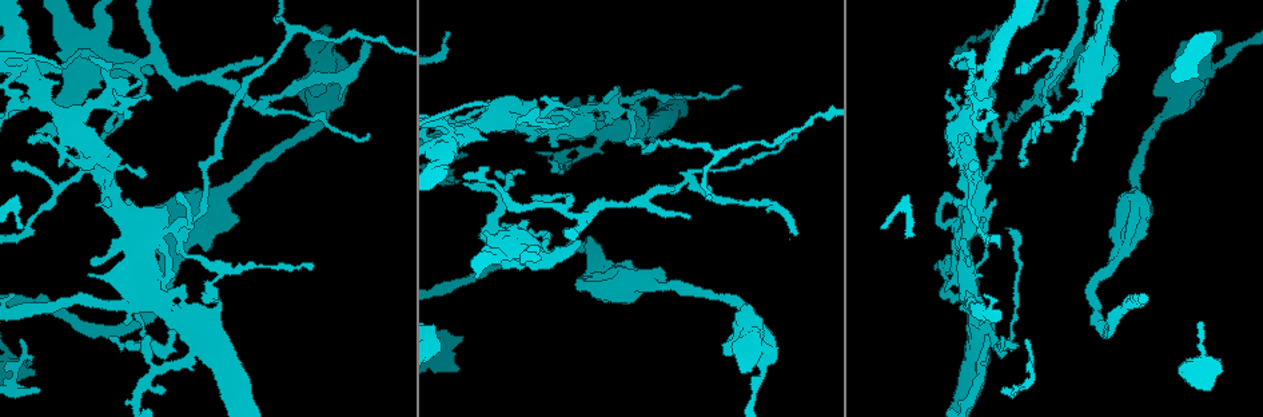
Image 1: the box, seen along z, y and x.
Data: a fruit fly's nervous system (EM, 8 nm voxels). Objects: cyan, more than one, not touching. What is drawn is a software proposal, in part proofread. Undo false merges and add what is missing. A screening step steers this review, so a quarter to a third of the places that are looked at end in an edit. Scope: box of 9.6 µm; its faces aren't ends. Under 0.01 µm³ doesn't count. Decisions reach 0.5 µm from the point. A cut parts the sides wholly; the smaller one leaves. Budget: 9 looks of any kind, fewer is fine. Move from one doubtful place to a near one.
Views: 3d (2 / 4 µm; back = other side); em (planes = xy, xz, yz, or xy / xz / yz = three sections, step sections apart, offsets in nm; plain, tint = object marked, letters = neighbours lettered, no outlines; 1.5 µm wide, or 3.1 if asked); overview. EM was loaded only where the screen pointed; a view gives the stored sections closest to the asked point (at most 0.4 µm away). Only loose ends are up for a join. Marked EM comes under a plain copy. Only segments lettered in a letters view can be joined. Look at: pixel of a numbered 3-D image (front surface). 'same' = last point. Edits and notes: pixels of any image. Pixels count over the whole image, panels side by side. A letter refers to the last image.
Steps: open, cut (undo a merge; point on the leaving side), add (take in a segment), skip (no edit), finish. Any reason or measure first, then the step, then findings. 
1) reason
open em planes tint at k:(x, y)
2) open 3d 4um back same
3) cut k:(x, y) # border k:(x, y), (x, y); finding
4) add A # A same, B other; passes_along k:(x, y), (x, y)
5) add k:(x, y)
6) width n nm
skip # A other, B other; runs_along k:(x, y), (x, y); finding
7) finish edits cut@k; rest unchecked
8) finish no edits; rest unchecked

stops while still wide
open 3d 4um at 1:(457, 371)

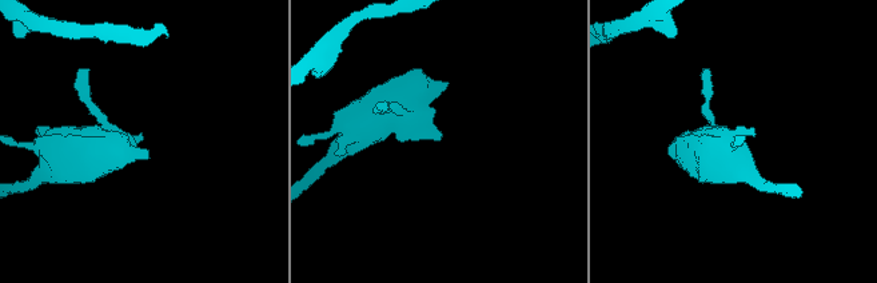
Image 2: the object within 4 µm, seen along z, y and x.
open em planes letters at 2:(139, 138)

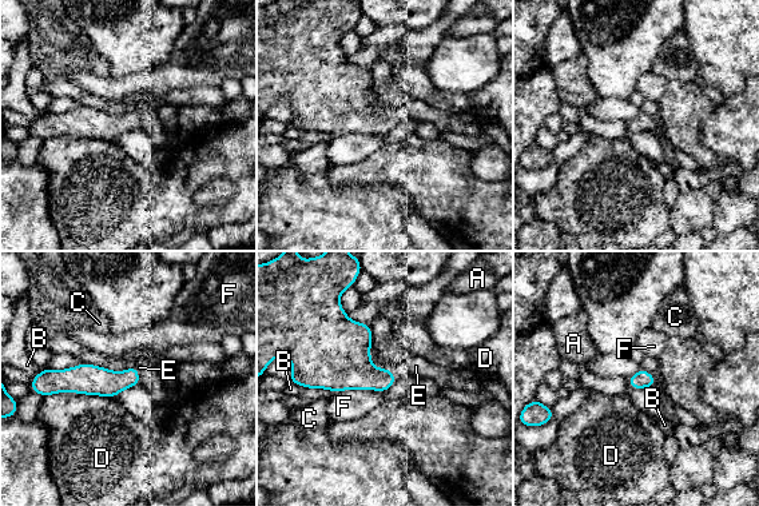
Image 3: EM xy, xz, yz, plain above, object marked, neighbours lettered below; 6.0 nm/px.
add E # A other, B other, C other, D other, E same, F other; it goes on there

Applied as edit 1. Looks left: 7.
thin end
open em yz step 4 tint at 1:(1003, 392)

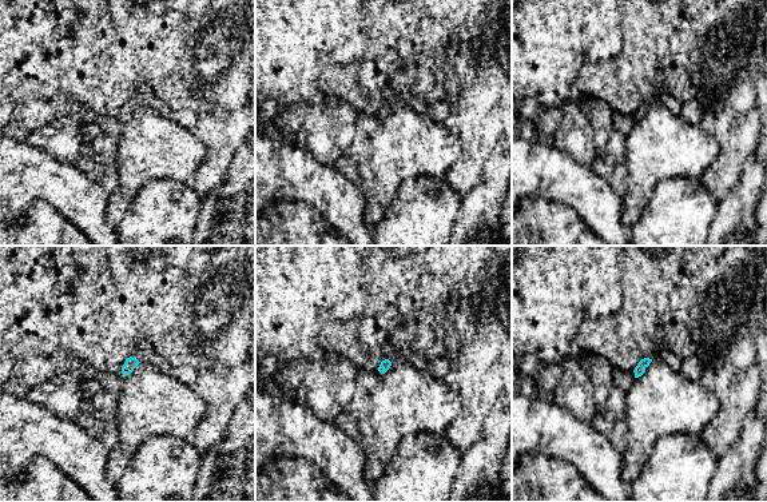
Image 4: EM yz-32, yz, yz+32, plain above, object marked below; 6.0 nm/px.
another direction
open em planes letters same

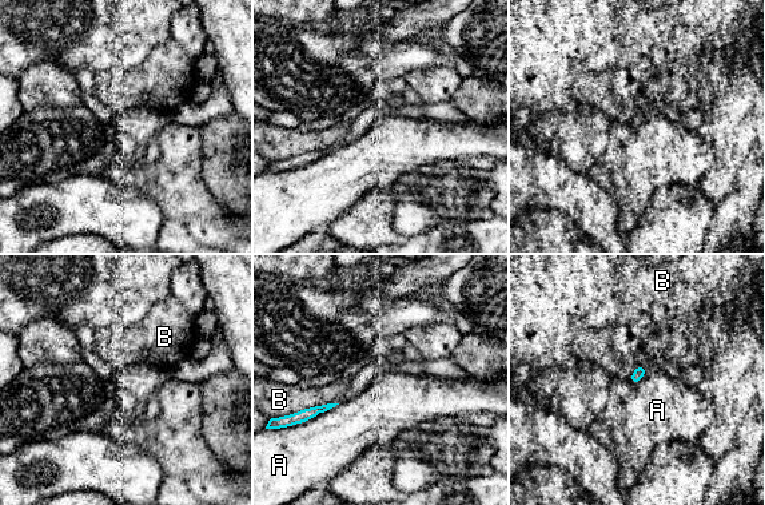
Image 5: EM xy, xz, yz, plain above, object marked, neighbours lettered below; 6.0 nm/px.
skip # A other, B other; border 5:(339, 404), (298, 424); no lettered segment goes on from it

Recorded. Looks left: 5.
branch point
open 3d 2um back at 1:(152, 239)

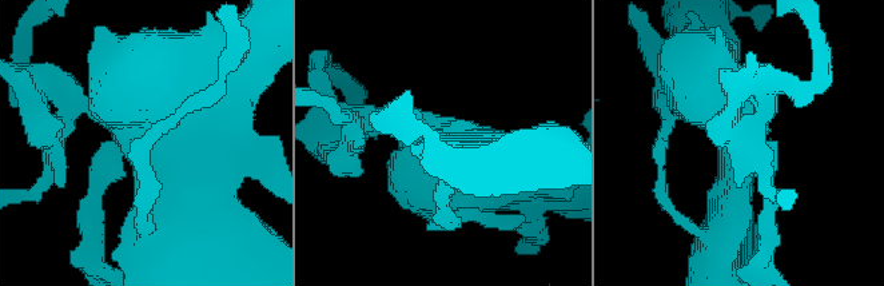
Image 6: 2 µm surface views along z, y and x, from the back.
open em xy step 8 letters at 6:(444, 137)

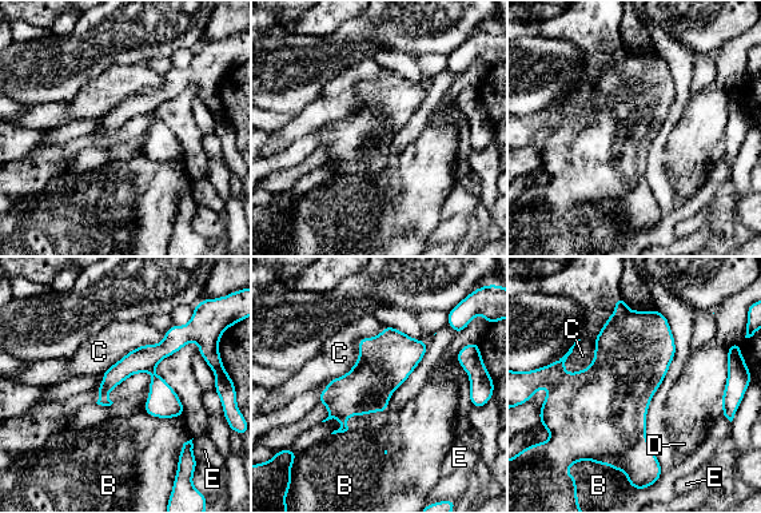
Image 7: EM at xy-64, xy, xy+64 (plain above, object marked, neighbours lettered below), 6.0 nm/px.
width 180 nm
skip # B other, C other, D other, E other; border 7:(565, 469), (608, 464), (634, 490); continuous, no second neuron

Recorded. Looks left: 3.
finish edits add@3; rest unchecked

